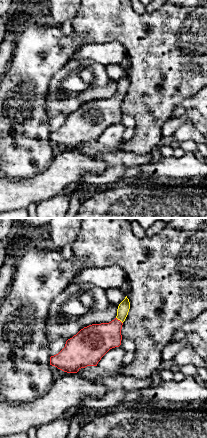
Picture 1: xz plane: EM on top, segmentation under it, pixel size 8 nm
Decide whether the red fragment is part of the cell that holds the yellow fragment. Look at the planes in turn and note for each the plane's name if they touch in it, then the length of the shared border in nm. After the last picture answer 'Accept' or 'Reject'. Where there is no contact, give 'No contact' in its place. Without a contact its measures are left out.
Touches yellow in xz. Shared border 80 nm

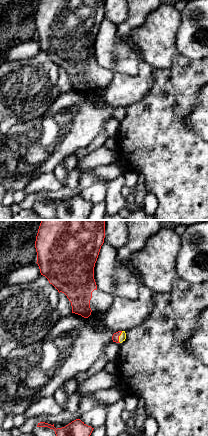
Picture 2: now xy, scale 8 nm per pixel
Touches yellow in xy. Shared border 100 nm

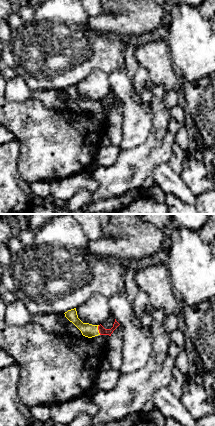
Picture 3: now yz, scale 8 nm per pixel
Touches yellow in yz. Shared border 80 nm

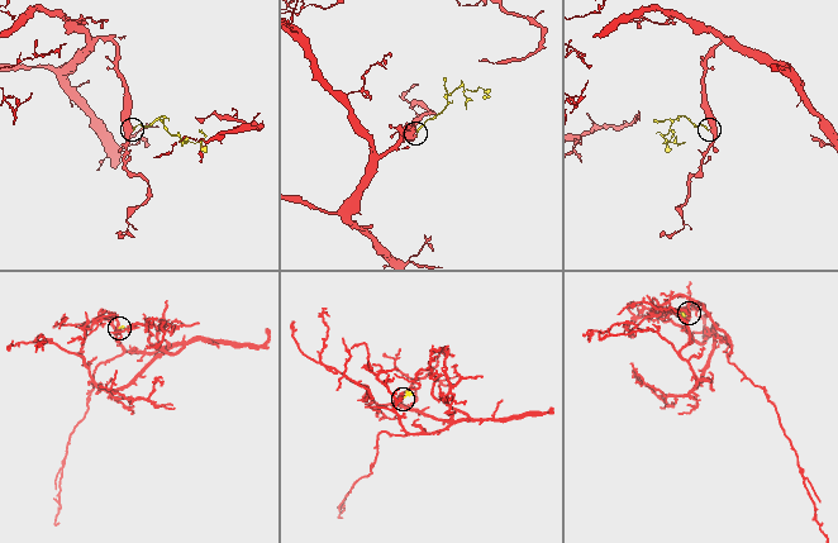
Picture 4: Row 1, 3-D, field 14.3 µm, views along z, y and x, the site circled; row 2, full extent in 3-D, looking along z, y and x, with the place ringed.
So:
Accept

